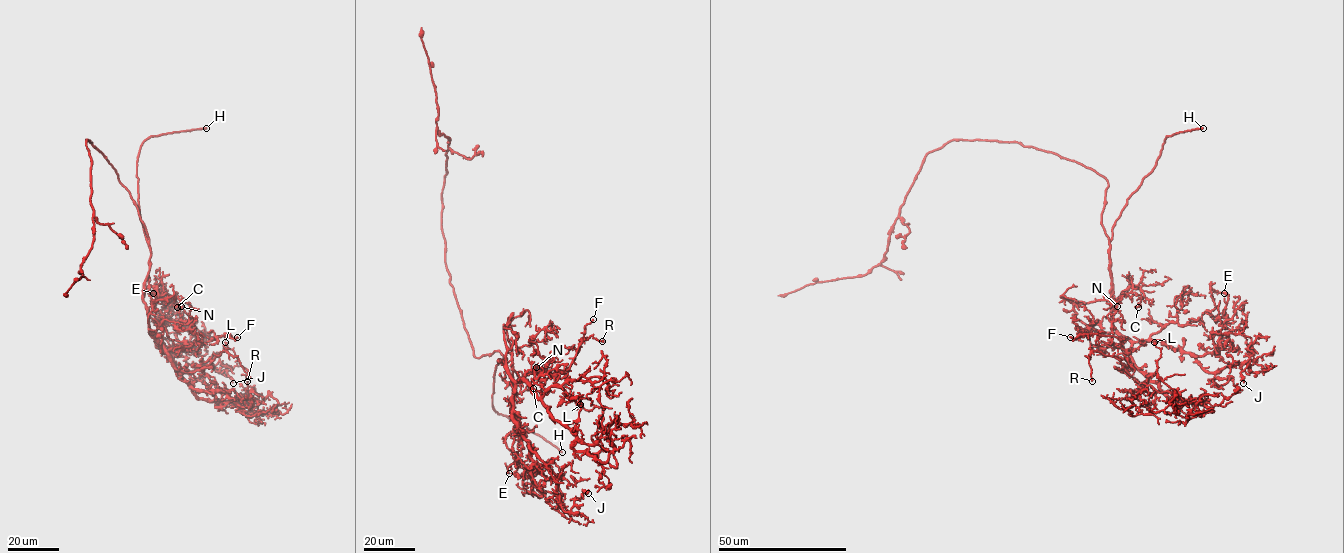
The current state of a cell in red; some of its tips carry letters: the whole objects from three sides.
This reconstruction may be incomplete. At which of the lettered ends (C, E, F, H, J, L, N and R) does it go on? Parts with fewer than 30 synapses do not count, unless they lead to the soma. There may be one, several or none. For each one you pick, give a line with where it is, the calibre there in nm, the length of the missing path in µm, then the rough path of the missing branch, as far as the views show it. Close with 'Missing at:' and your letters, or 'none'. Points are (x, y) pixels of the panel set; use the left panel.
H: (206, 128) | 240 nm | 60 µm | (206, 128), (236, 121), (271, 97), (280, 84), (282, 68)
Missing at: H

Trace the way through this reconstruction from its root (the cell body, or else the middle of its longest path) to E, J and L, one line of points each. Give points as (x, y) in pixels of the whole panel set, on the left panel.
E: (116, 173), (149, 237), (143, 302), (159, 342), (167, 302), (153, 293)
J: (116, 173), (149, 237), (143, 302), (156, 344), (184, 372), (202, 363), (218, 372), (225, 365), (233, 383)
L: (116, 173), (149, 237), (151, 257), (143, 302), (149, 332), (199, 398), (246, 399), (248, 371), (225, 342)

